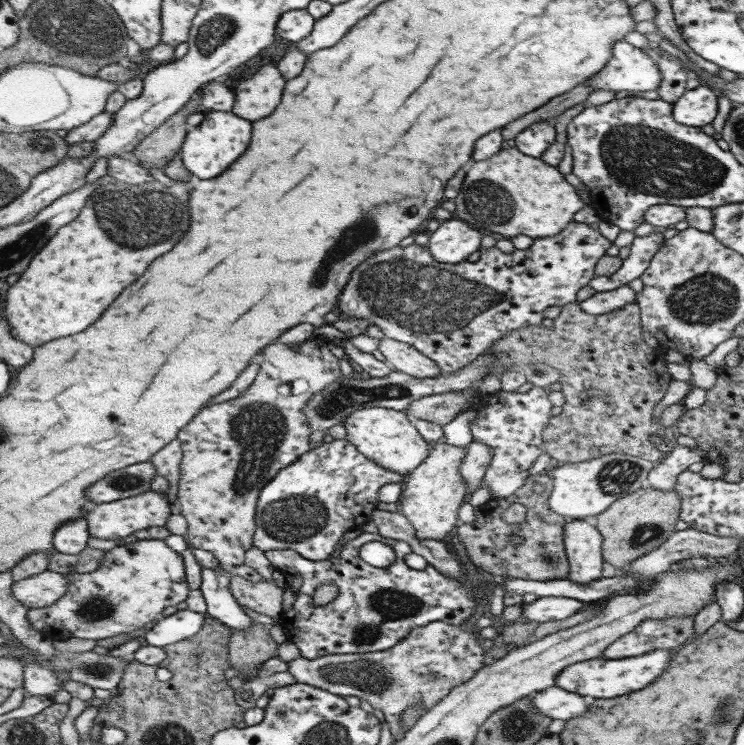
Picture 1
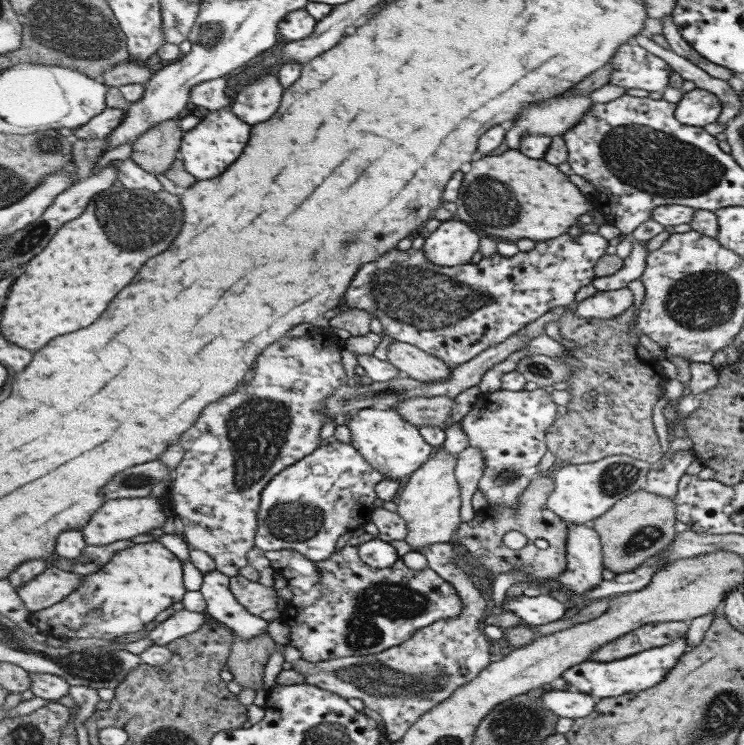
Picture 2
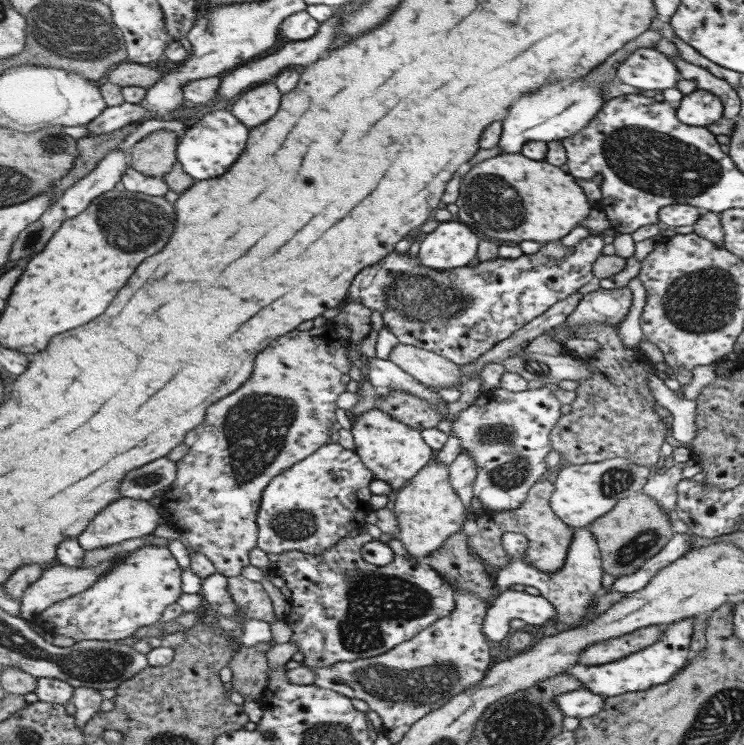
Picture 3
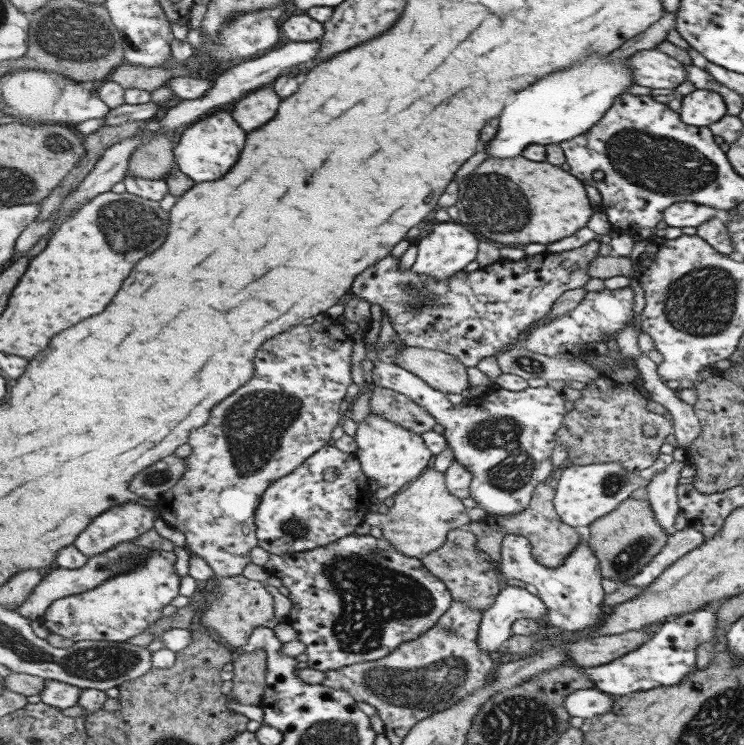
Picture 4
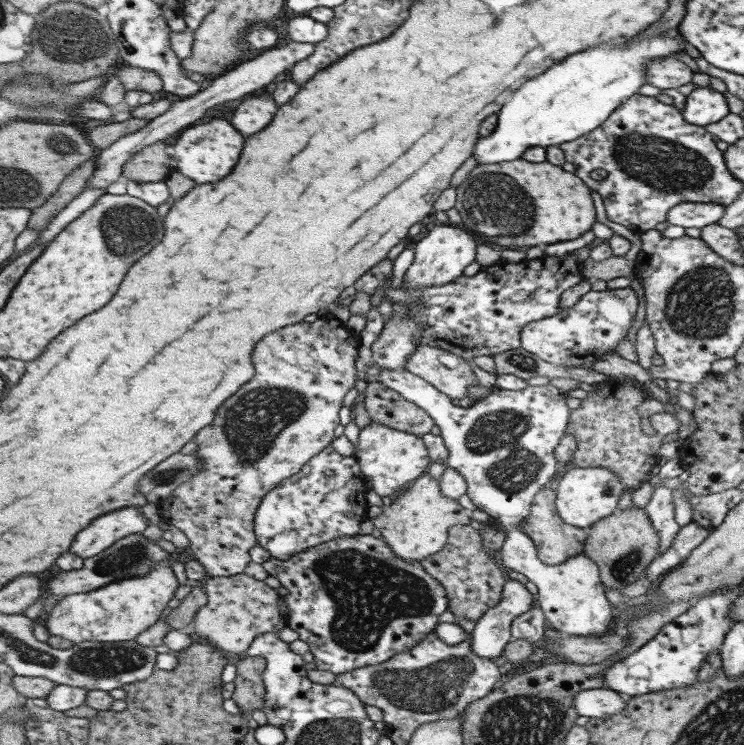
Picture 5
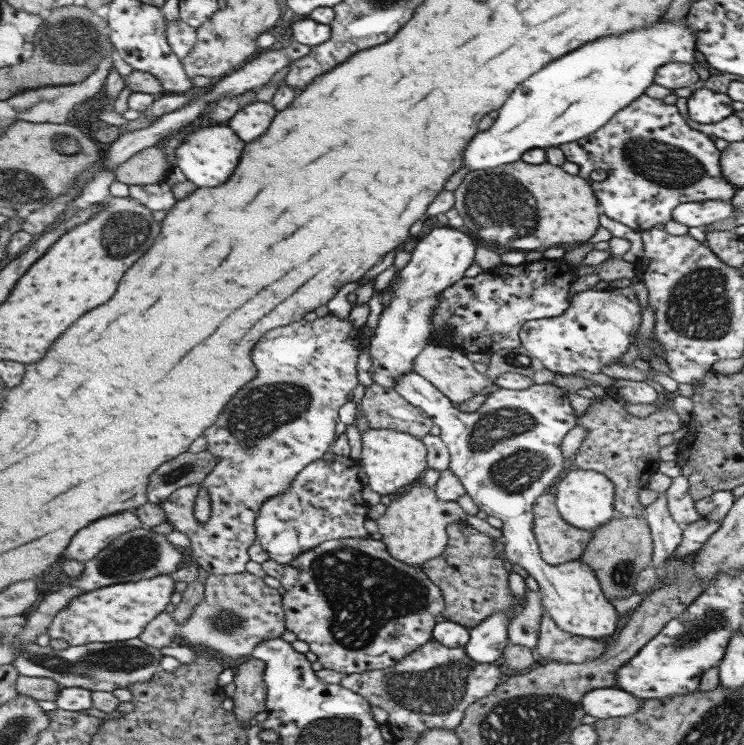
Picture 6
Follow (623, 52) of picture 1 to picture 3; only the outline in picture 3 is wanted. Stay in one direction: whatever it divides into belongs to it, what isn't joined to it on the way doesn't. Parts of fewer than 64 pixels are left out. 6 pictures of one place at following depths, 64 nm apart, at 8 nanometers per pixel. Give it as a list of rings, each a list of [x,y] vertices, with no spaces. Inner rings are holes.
[[[635,48],[616,68],[617,82],[639,90],[665,90],[675,87],[677,68],[674,62],[656,49]]]

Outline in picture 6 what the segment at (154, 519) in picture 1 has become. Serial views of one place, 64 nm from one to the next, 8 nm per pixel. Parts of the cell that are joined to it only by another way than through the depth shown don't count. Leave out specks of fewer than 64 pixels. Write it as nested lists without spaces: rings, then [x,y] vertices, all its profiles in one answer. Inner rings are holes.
[[[127,510],[111,514],[81,529],[81,532],[73,537],[63,557],[65,560],[90,561],[119,536],[130,533],[131,530],[141,526],[141,520],[135,515],[135,511]]]

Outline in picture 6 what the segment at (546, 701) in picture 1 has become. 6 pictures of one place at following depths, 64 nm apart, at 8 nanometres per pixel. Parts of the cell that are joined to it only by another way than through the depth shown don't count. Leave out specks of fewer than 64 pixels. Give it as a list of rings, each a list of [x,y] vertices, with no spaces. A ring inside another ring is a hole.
[[[615,686],[593,690],[587,693],[582,701],[587,714],[597,719],[607,719],[635,714],[641,706],[641,700],[642,698],[637,698]]]

